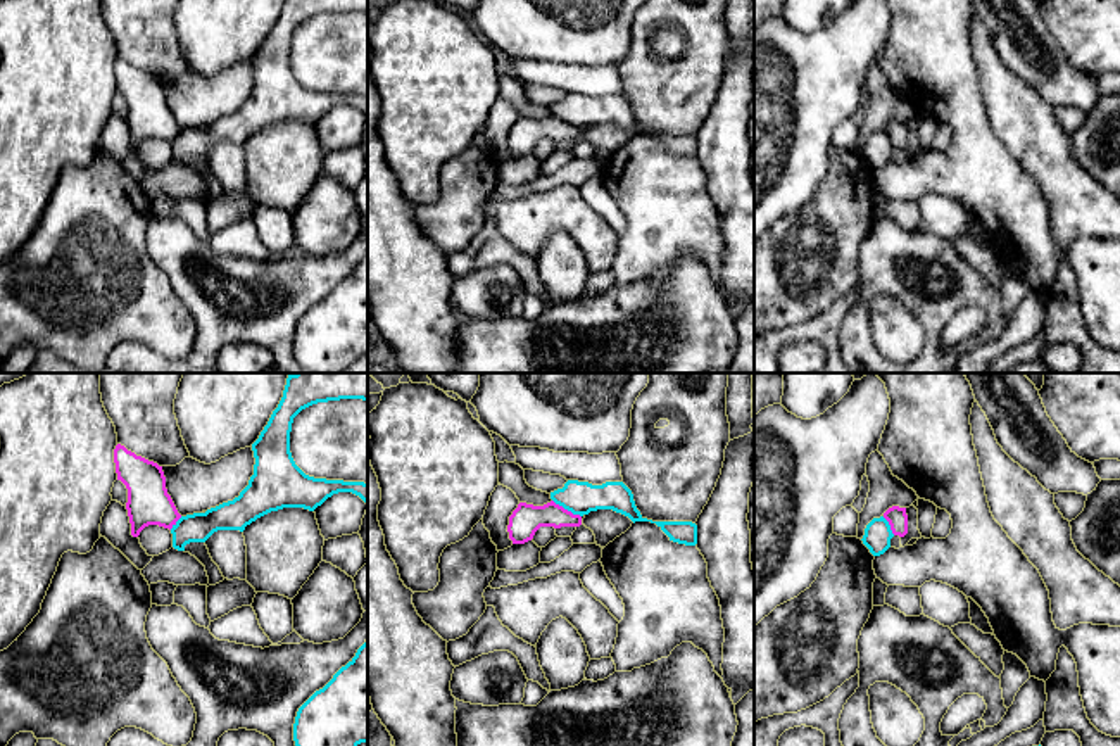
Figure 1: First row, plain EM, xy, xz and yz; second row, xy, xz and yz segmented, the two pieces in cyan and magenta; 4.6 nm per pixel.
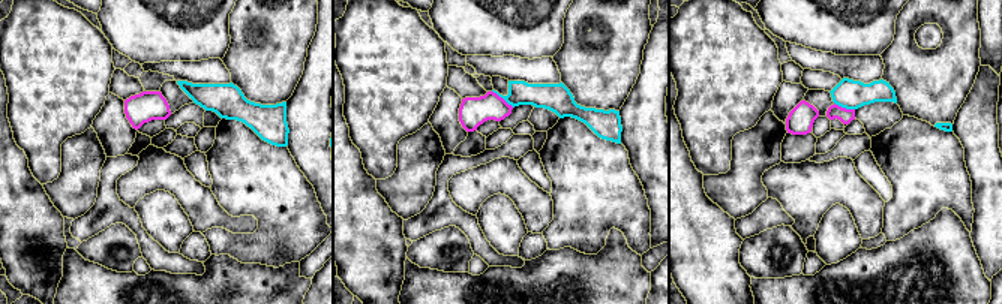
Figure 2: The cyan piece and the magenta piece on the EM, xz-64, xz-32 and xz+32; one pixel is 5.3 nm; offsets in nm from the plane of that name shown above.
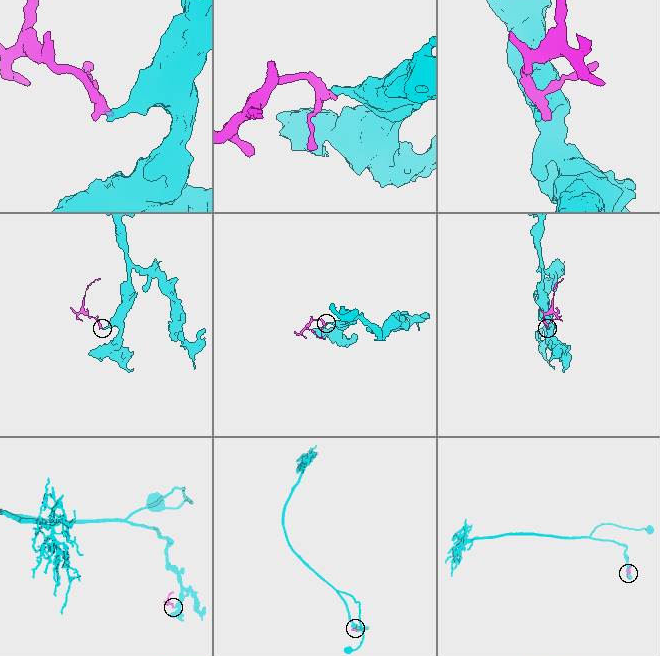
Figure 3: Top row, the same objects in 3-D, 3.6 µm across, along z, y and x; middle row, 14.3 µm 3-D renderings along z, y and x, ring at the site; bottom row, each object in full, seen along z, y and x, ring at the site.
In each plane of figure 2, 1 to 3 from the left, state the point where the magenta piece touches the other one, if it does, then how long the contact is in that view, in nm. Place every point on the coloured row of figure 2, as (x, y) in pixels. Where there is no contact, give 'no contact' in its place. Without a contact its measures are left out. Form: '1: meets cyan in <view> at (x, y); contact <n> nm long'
1: no contact
2: meets cyan in xz-32 at (503, 98); contact 150 nm long
3: meets cyan in xz+32 at (845, 107); contact 120 nm long

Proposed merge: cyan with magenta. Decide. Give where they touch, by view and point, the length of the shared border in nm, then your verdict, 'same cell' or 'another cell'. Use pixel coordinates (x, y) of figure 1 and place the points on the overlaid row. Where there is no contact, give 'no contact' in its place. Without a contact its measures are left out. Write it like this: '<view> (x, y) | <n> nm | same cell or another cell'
xz (566, 508) | 160 nm | another cell

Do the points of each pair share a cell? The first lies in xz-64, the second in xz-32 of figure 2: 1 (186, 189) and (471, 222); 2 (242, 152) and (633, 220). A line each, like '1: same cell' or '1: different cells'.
1: different cells
2: same cell

